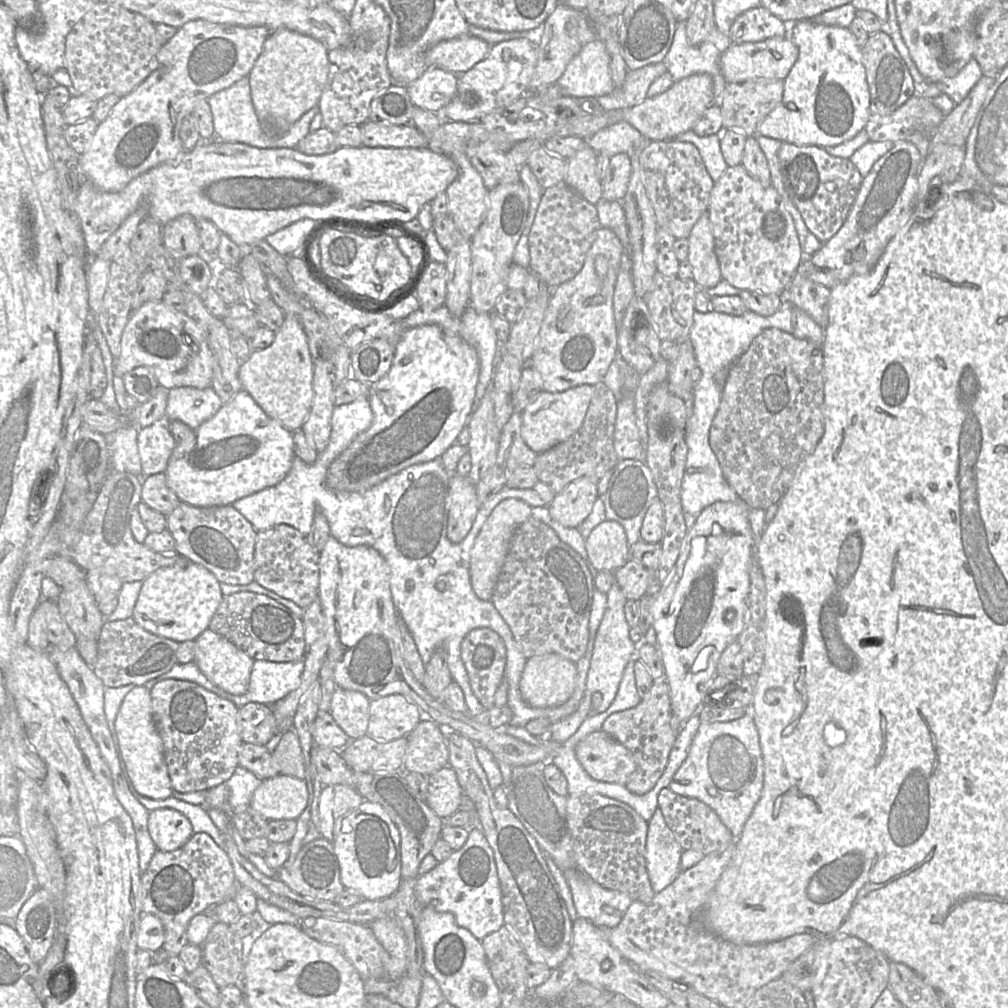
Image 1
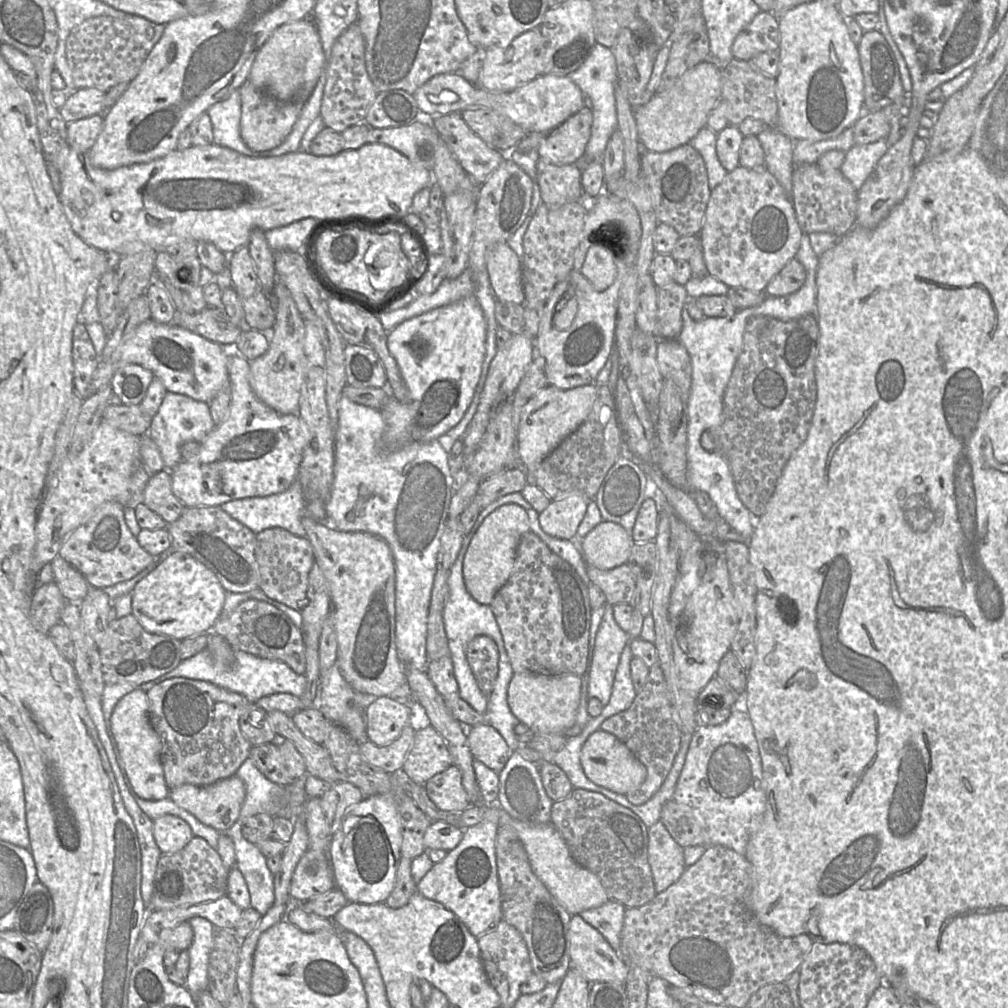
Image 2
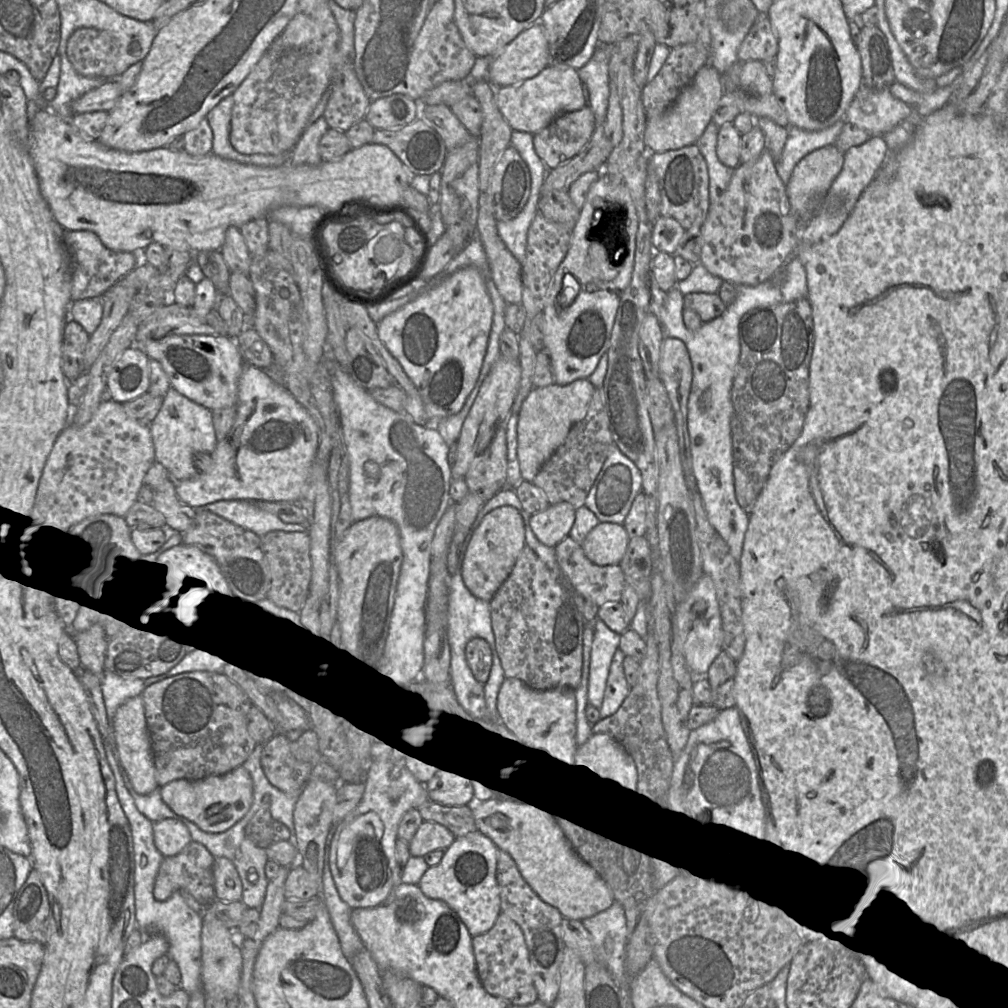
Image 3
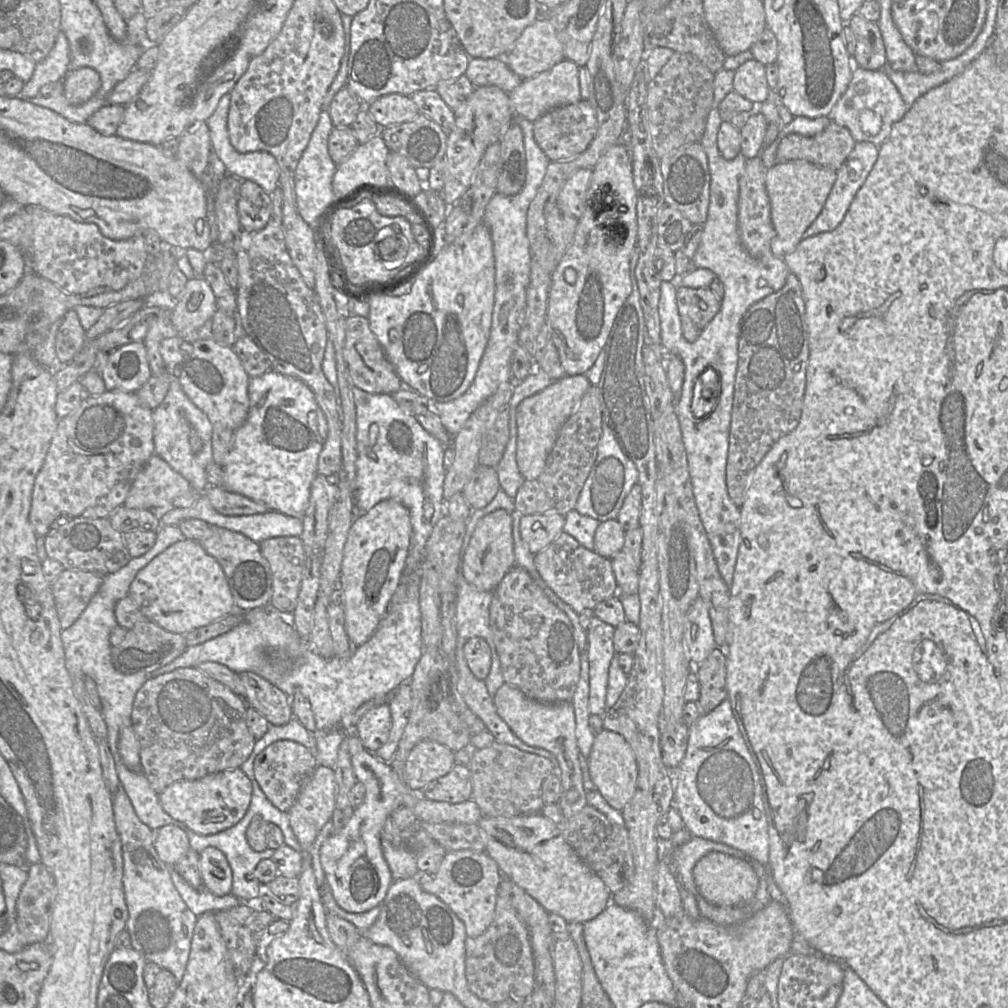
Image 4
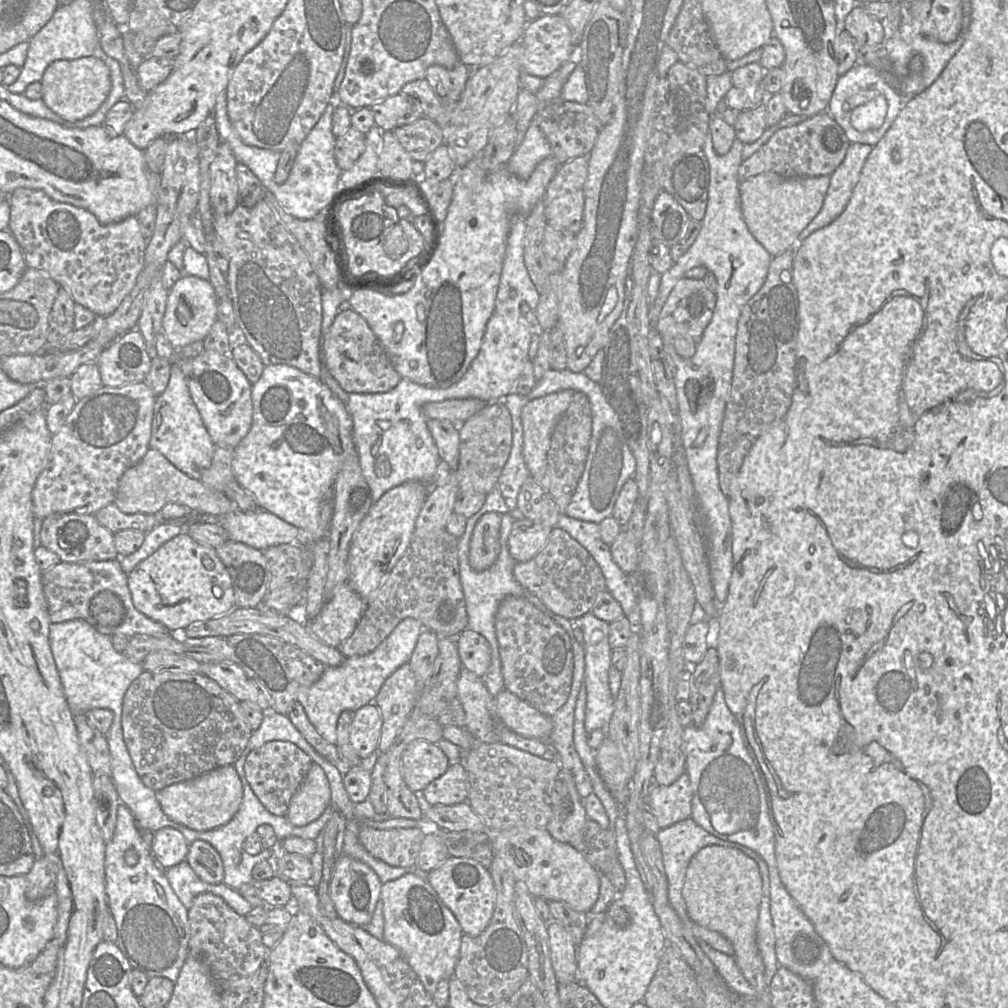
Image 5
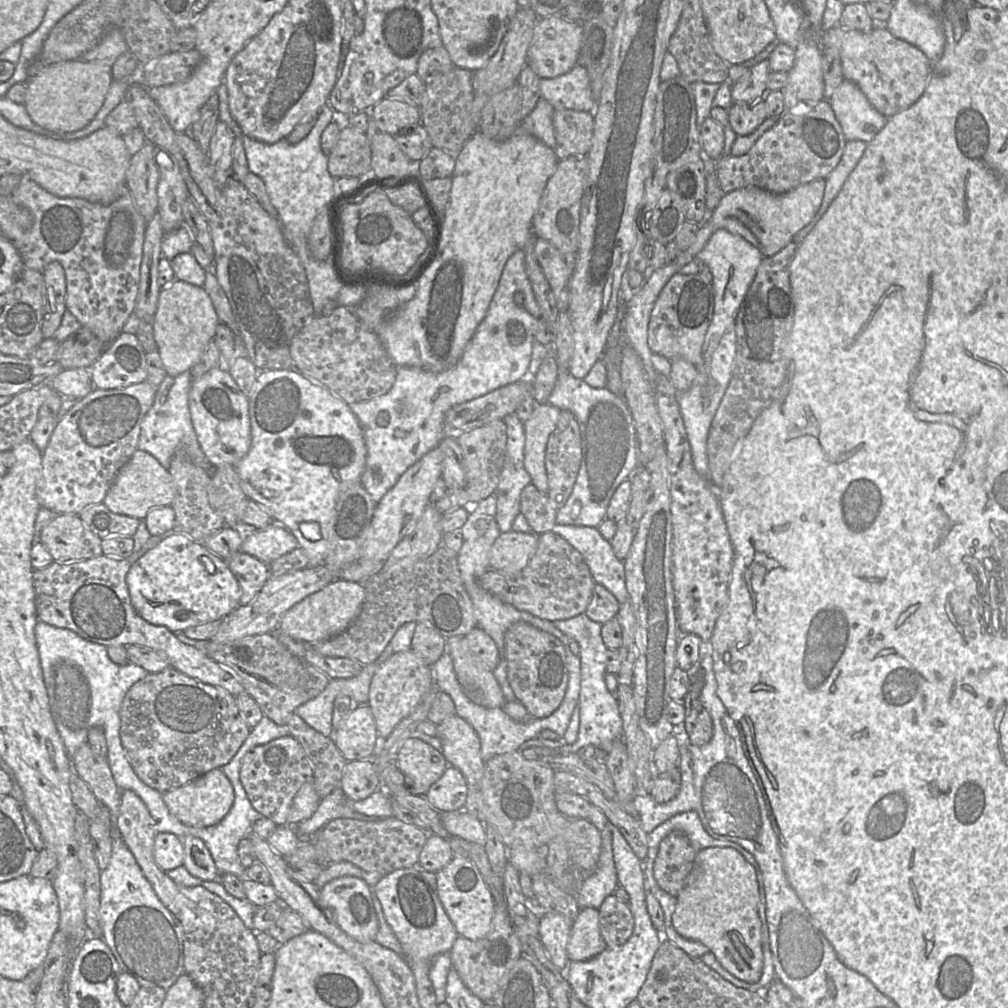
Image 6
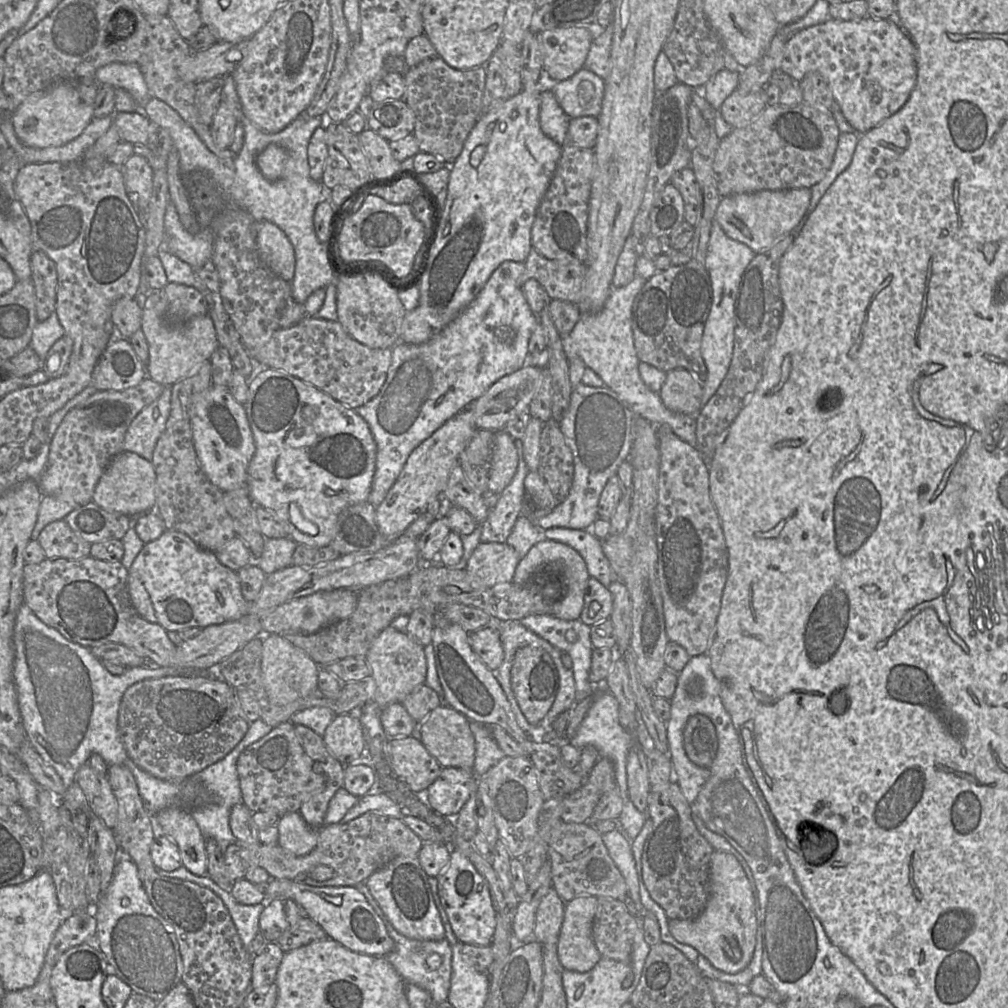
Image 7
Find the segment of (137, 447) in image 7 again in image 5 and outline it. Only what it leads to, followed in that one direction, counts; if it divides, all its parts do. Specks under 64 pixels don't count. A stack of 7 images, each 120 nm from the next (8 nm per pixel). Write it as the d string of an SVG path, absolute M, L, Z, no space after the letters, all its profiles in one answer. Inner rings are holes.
M204 340L196 341L176 350L175 361L171 363L169 383L165 391L155 400L149 442L150 448L159 451L178 470L195 480L200 480L203 473L211 466L215 444L191 398L186 378L179 363L195 358L203 351Z

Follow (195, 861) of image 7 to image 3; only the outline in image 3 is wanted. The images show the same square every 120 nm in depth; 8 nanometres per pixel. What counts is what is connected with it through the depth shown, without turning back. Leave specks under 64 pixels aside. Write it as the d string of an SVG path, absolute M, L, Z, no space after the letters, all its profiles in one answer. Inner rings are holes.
M225 857L215 858L213 874L216 900L224 902L241 901L243 885L231 860Z

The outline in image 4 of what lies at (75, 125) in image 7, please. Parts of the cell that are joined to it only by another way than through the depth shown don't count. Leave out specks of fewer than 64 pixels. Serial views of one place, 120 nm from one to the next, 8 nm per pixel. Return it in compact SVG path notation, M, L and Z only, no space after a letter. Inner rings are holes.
M91 67L68 71L63 79L64 95L67 101L80 105L91 99L101 87L99 73Z

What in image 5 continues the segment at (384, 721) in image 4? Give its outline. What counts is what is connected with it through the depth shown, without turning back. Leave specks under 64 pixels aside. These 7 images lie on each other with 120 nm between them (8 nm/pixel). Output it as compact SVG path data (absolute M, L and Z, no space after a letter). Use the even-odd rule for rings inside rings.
M369 703L353 712L349 726L350 744L362 762L371 762L378 753L382 716L375 703Z

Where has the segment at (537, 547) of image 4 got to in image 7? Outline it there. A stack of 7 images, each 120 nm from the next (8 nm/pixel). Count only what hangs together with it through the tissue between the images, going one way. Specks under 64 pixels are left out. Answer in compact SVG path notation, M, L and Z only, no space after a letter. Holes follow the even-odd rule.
M481 542L467 561L465 570L473 581L493 587L499 583L512 583L520 560L517 551L506 542Z

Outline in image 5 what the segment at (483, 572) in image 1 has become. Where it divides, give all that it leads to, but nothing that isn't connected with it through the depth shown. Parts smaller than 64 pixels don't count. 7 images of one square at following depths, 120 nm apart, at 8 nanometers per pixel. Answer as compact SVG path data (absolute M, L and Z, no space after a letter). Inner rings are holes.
M497 512L486 513L474 528L468 557L469 564L475 571L490 568L498 558L501 516Z

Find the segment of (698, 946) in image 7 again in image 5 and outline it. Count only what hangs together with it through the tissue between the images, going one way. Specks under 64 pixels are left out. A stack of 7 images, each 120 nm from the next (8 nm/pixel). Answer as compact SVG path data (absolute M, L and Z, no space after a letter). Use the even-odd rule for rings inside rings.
M738 844L737 848L708 845L700 849L690 860L686 870L682 896L690 919L709 930L726 937L734 949L735 961L743 976L756 990L758 998L770 1004L769 986L765 984L764 965L756 943L756 921L764 892L764 883L769 885L768 867L753 850Z

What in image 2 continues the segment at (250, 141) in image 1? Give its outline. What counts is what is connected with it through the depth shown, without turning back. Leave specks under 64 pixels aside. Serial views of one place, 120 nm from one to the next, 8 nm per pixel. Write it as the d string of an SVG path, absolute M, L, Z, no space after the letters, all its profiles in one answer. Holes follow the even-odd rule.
M235 90L226 99L213 104L207 113L213 128L213 143L250 157L267 157L265 151L251 150L240 136L241 95Z

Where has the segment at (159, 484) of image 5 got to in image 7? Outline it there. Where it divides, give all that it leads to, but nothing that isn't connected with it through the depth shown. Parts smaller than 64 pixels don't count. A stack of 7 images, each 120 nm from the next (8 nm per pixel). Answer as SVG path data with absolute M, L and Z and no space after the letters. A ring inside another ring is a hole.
M122 451L114 456L101 475L94 493L93 501L103 509L137 517L155 510L156 473L151 461L136 453Z

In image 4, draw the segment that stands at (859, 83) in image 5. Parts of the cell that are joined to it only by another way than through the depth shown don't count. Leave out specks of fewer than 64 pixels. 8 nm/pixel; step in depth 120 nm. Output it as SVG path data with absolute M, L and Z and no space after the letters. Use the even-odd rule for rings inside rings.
M855 66L847 90L827 117L831 122L846 127L856 142L871 142L880 147L907 110L900 93L884 70L866 70Z

